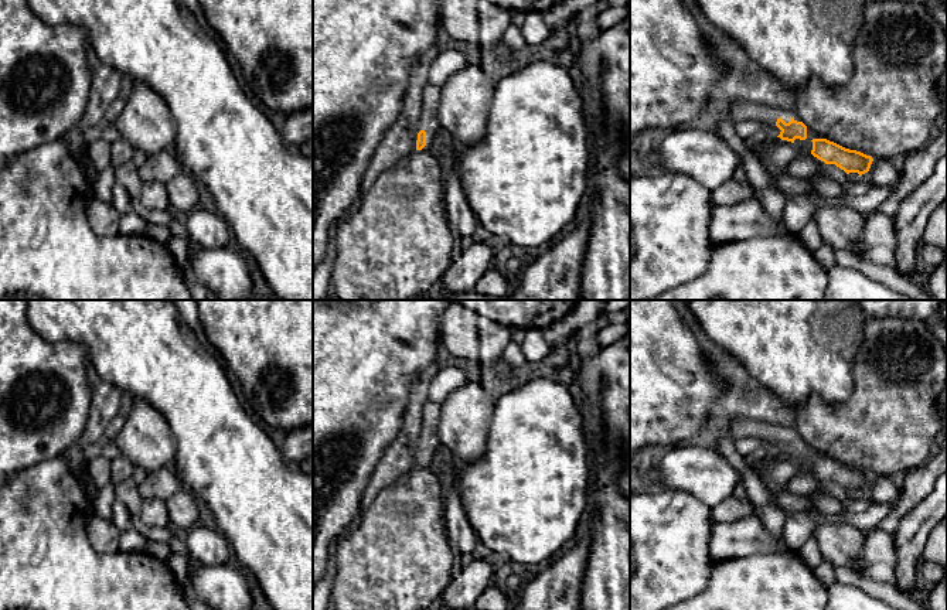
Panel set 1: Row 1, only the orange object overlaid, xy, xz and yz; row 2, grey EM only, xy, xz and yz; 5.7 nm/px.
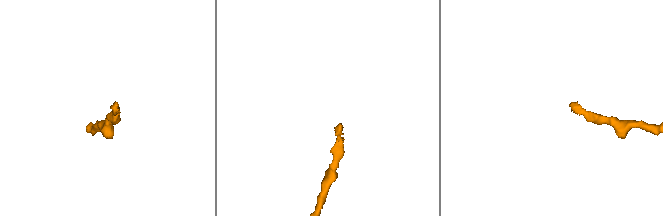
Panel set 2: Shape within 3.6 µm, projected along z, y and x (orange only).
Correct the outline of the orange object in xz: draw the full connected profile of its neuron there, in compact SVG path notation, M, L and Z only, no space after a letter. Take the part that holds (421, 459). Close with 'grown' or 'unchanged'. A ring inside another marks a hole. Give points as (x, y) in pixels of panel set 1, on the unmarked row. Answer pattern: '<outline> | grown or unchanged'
M426 402L423 405L420 439L416 447L416 467L436 467L442 457L442 446L437 436L437 423L442 415L439 403Z | grown

